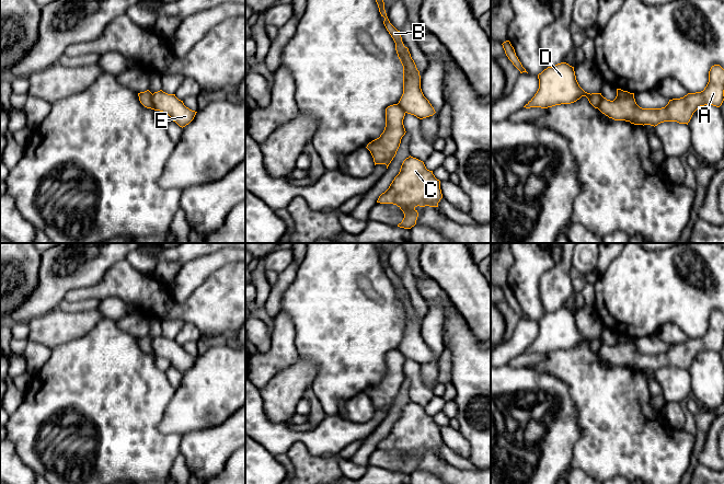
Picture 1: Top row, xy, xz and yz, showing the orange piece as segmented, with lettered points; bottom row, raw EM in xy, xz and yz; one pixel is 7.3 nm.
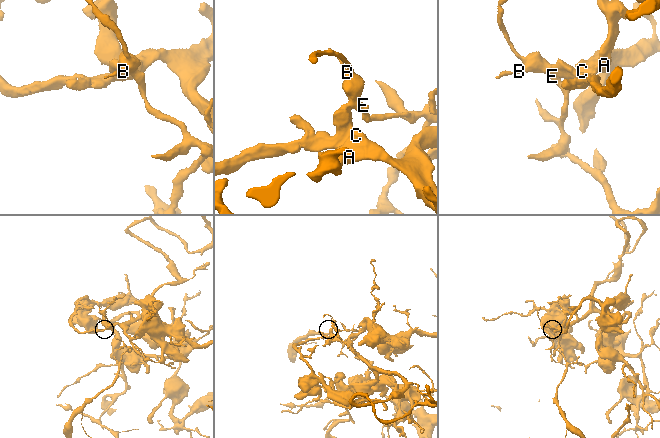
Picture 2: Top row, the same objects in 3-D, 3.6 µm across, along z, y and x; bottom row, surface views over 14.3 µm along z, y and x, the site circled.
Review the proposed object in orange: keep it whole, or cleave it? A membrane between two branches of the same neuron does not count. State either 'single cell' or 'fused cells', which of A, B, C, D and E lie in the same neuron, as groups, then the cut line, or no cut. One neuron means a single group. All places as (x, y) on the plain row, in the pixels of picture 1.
fused cells; groups A C / B D E; cut xy (151, 340), (154, 354)

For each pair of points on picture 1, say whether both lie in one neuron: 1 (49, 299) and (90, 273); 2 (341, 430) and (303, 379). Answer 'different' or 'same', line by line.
1: same
2: different

